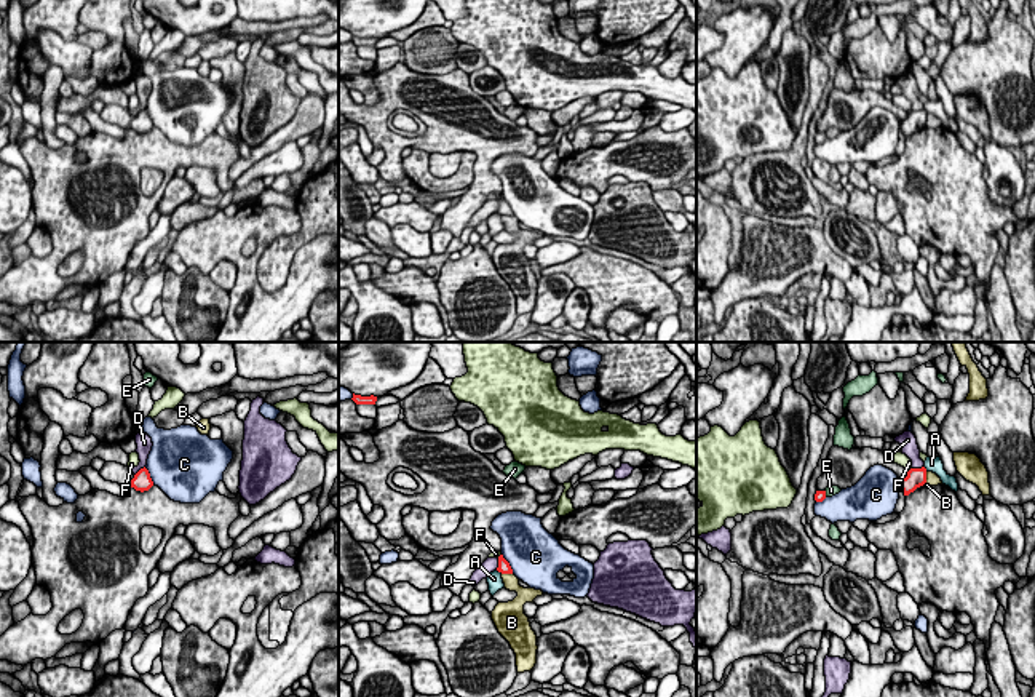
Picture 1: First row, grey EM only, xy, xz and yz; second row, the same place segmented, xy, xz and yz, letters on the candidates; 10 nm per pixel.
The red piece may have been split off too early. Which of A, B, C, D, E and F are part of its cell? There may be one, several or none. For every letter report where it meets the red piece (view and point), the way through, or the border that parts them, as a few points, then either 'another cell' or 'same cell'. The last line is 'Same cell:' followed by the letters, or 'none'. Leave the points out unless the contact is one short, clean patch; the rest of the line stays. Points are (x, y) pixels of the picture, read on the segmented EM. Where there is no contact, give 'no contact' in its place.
A: contact xz (500, 571); border xz (497, 569), (502, 573); another cell
B: contact yz (925, 478); border yz (925, 472), (927, 483); another cell
C: contact xz (508, 563); another cell
D: contact xz (499, 565); another cell
E: contact yz (824, 494); another cell
F: no contact; another cell
Same cell: none

